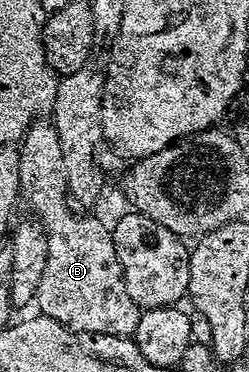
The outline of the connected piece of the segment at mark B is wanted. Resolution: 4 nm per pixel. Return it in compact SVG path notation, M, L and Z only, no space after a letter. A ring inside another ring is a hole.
M41 118L30 124L19 141L19 186L20 199L34 212L30 213L41 223L47 238L47 262L43 266L43 279L39 281L39 290L35 297L36 311L67 326L73 332L133 337L135 326L139 326L142 309L138 308L135 302L131 302L131 294L127 294L110 225L104 224L97 216L80 216L73 212L75 208L68 190L59 134L48 119Z

